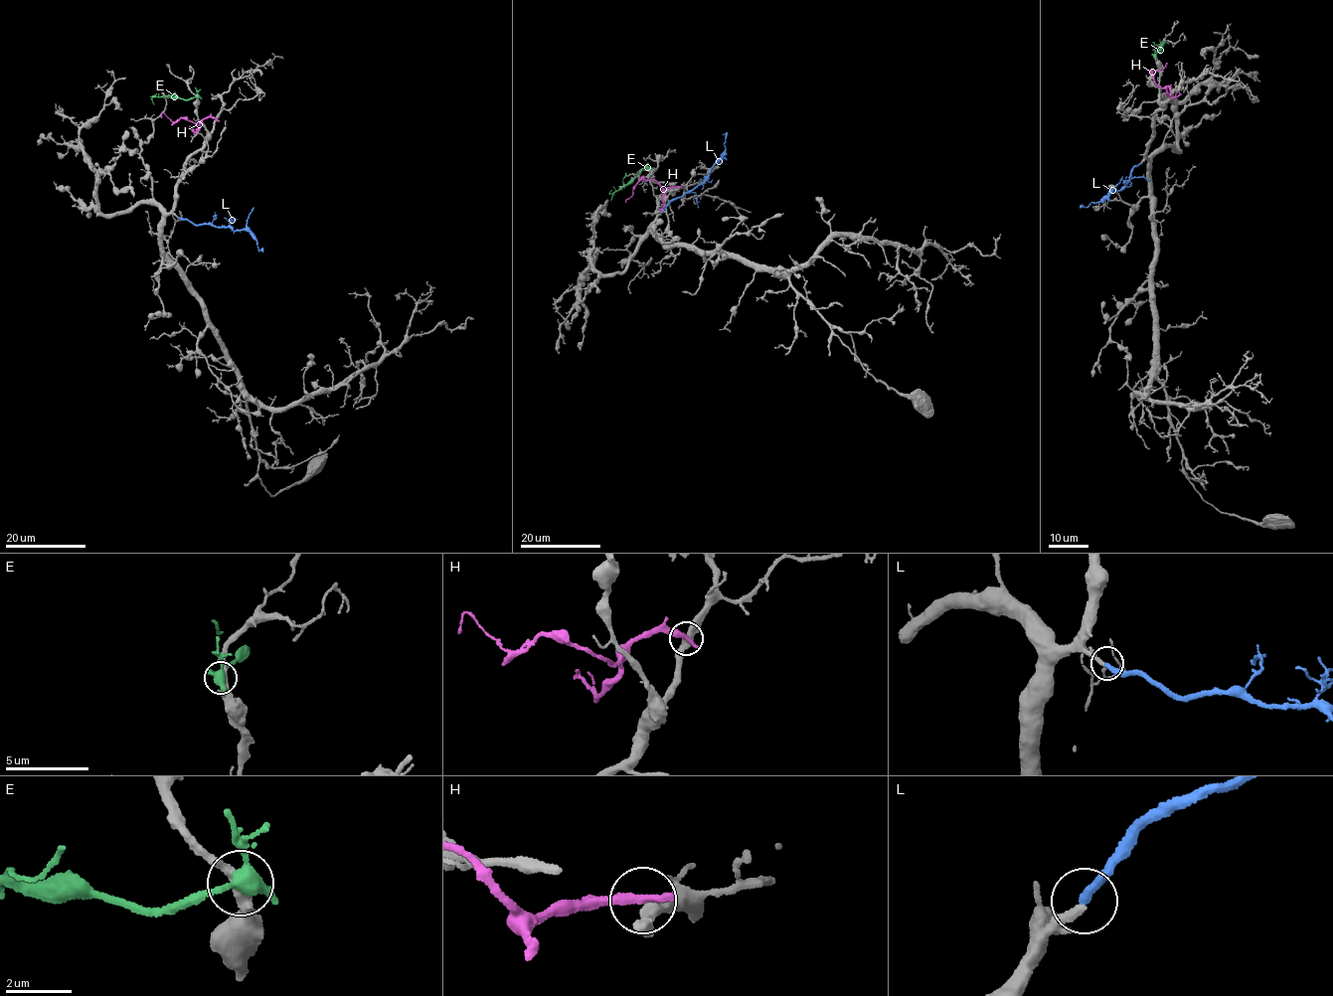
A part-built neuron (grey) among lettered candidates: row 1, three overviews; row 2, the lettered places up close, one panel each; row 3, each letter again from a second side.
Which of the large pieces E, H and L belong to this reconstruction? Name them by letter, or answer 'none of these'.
L

